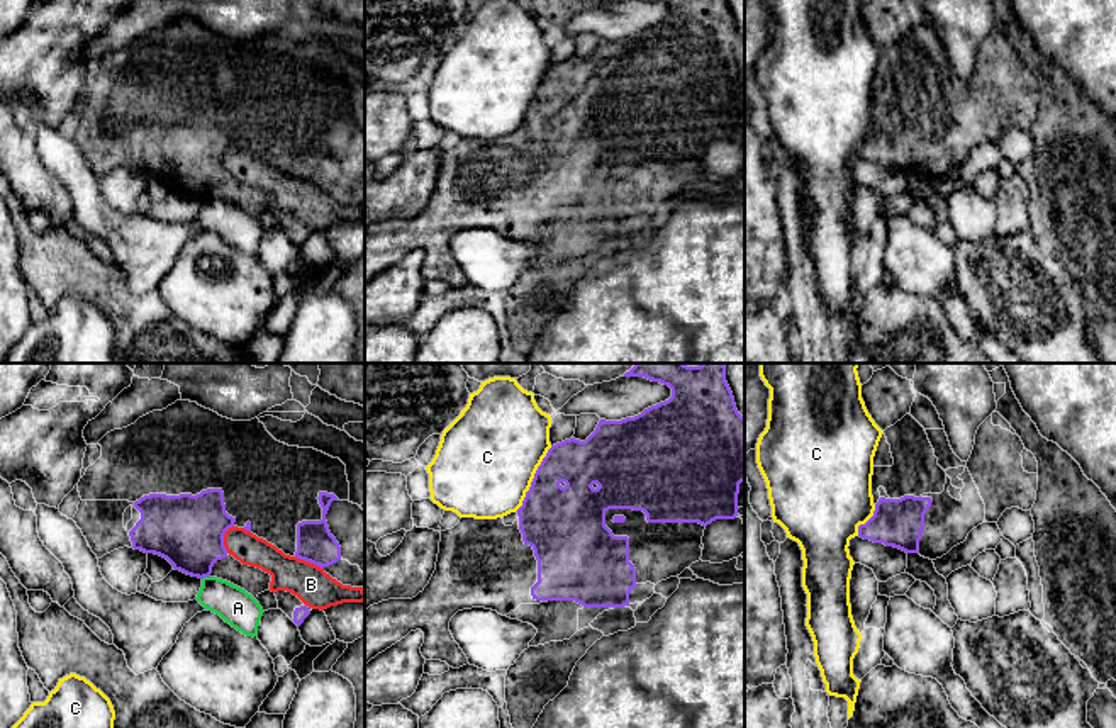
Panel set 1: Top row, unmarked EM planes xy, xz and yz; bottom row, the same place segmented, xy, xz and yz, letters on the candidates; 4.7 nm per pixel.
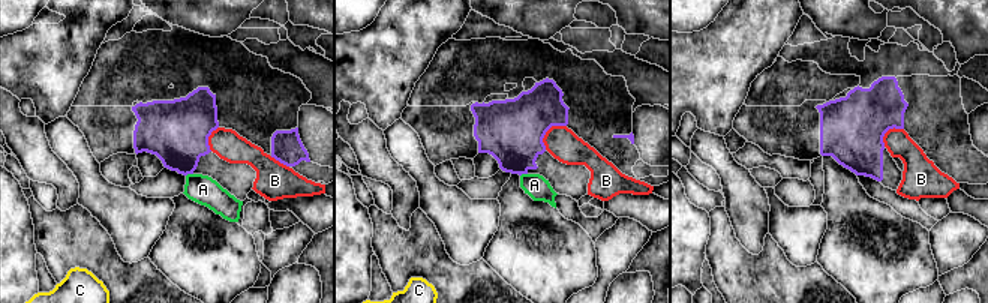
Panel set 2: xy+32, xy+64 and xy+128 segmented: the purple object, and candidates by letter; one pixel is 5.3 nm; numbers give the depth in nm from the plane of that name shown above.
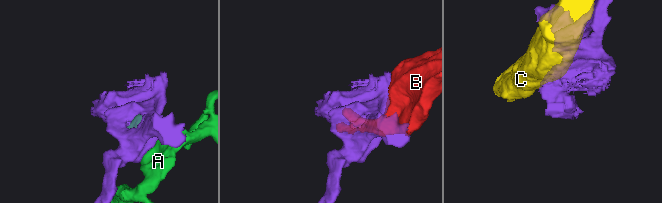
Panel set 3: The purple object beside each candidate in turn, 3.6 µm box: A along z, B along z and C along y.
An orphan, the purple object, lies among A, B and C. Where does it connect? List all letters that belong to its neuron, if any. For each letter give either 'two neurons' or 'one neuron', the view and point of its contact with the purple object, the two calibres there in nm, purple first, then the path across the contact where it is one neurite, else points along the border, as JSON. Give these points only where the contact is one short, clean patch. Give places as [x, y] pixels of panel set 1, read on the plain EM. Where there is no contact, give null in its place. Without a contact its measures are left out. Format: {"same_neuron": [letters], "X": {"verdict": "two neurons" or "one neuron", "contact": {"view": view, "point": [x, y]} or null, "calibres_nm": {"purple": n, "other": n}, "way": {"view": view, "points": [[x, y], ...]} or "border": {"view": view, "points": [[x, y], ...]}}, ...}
{"same_neuron": [], "A": {"verdict": "two neurons", "contact": {"view": "xy", "point": [206, 196]}, "calibres_nm": {"purple": 340, "other": 170}}, "B": {"verdict": "two neurons", "contact": {"view": "xy", "point": [223, 158]}, "calibres_nm": {"purple": 340, "other": 150}}, "C": {"verdict": "two neurons", "contact": {"view": "xz", "point": [533, 99]}, "calibres_nm": {"purple": 360, "other": 480}}}

